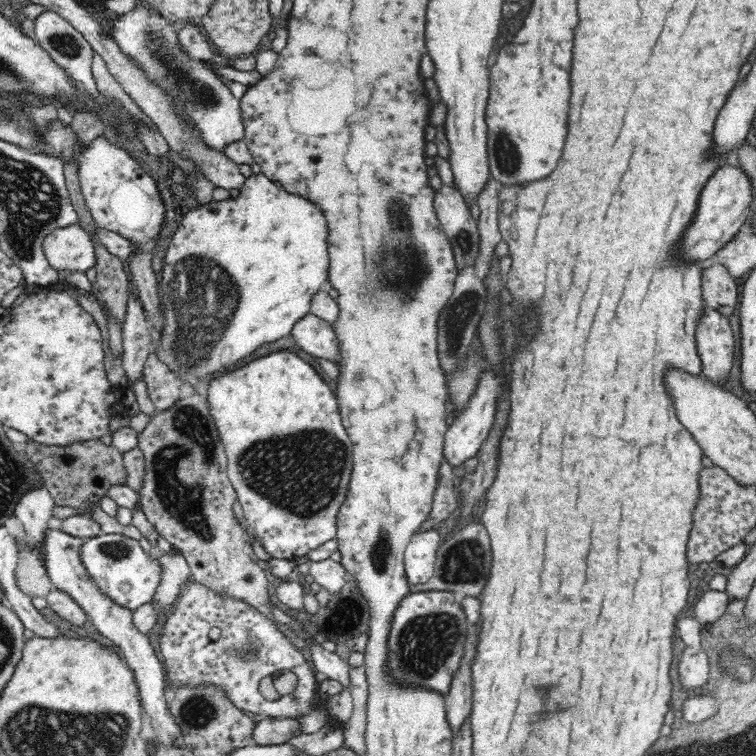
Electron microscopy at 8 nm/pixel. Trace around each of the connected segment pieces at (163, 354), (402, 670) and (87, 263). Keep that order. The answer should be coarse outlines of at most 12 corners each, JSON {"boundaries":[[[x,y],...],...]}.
{"boundaries":[[[264,173],[162,255],[181,381],[288,338],[329,289],[328,220]],[[452,592],[408,594],[390,672],[446,694],[467,620]],[[80,223],[52,232],[43,252],[56,271],[95,267]]]}

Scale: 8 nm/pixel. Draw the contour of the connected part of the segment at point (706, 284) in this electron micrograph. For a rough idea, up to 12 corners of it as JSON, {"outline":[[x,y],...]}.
{"outline":[[708,262],[703,277],[705,306],[724,318],[740,300],[735,279]]}

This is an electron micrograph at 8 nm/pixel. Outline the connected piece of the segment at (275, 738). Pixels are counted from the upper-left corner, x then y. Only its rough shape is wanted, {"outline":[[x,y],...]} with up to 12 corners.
{"outline":[[265,718],[253,738],[257,745],[279,746],[303,736],[295,719]]}

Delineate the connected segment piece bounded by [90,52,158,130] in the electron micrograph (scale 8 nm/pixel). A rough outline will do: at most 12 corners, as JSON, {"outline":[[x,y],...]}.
{"outline":[[94,52],[92,71],[101,94],[116,98],[131,116],[158,130]]}

